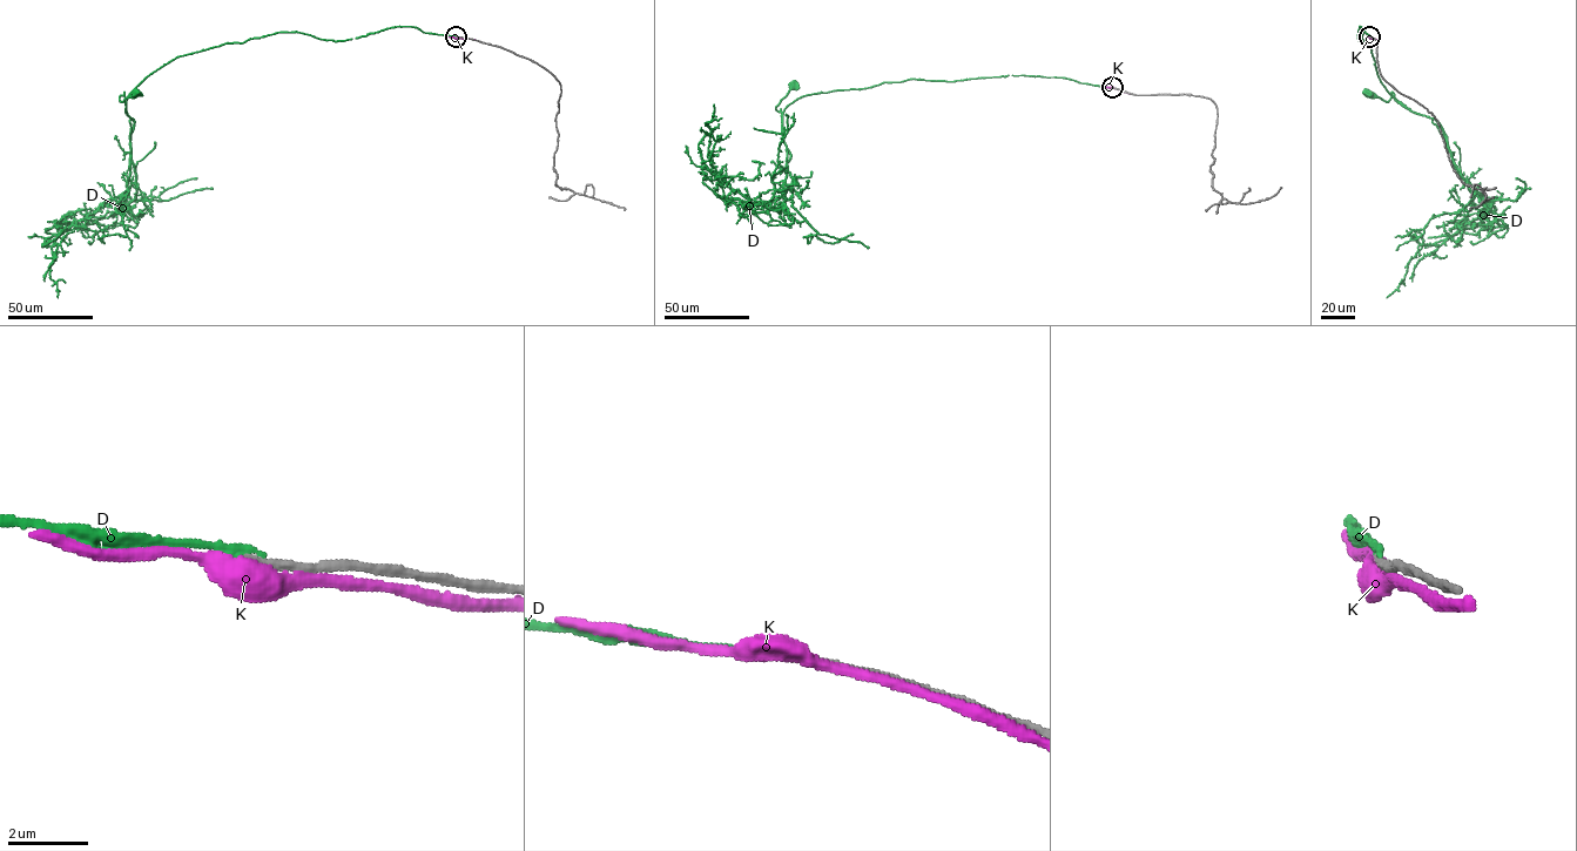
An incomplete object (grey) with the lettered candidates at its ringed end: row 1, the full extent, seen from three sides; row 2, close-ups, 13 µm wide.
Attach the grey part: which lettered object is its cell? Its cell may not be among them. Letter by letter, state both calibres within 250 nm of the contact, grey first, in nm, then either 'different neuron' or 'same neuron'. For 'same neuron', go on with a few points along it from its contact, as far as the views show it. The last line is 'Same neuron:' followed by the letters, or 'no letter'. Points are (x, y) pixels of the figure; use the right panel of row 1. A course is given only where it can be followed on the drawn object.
D: 220 nm thick on the grey side, 190 nm on the other; same neuron; it runs (1370, 36), (1360, 26), (1358, 39), (1363, 32), (1381, 82), (1406, 107), (1392, 92), (1386, 102), (1368, 92)
K: 300 nm thick on the grey side, 420 nm on the other; different neuron
Same neuron: D

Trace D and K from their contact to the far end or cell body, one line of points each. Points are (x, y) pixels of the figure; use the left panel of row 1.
D: (456, 36), (409, 26), (343, 40), (277, 32), (177, 56), (126, 107), (125, 92), (119, 100), (135, 92)
K: (457, 38), (474, 39)

